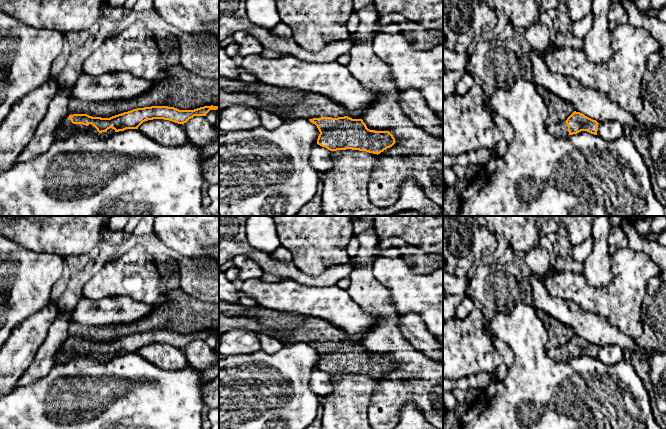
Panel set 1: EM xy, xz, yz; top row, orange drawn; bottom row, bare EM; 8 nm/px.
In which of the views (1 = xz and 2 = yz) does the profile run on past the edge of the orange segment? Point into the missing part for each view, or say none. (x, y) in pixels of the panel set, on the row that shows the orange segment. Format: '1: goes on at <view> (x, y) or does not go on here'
1: goes on at xz (284, 103)
2: goes on at yz (560, 130)

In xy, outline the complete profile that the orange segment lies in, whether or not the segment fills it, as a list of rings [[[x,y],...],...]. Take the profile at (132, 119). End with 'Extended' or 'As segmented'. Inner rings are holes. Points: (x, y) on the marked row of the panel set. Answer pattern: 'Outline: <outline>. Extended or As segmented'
Outline: [[[151,106],[144,108],[133,109],[128,112],[124,112],[110,118],[92,117],[87,114],[73,114],[69,115],[67,119],[64,119],[60,126],[54,133],[55,140],[64,140],[73,134],[93,134],[99,137],[106,138],[116,132],[124,131],[126,129],[138,129],[138,127],[145,121],[153,119],[169,120],[178,124],[184,124],[194,116],[206,116],[210,110],[217,110],[219,106],[204,106],[194,110],[179,110],[174,107],[168,106]]]. Extended

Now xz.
Outline: [[[219,76],[219,89],[224,89],[229,93],[259,94],[261,99],[270,106],[269,111],[282,118],[284,122],[309,120],[317,126],[320,132],[317,144],[330,151],[352,149],[378,155],[395,144],[395,138],[389,131],[368,129],[362,119],[348,117],[342,106],[318,94],[306,93],[297,89],[274,87],[260,82],[244,84],[240,80],[230,80],[221,76]]]. Extended

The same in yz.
Outline: [[[574,111],[566,121],[547,126],[547,131],[559,138],[567,138],[569,135],[587,131],[597,135],[598,122],[580,112]]]. Extended

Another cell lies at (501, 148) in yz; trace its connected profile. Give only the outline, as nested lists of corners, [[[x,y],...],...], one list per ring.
[[[502,138],[497,144],[496,144],[496,147],[494,149],[494,155],[495,157],[501,157],[503,155],[505,155],[505,153],[507,152],[508,150],[508,142]]]

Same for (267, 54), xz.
[[[263,49],[262,53],[260,56],[265,59],[273,59],[273,58],[280,58],[284,57],[286,55],[290,55],[291,53],[286,53],[286,52],[278,52],[278,51],[273,51],[273,50],[268,50],[268,49]]]

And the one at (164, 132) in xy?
[[[153,119],[143,122],[138,130],[152,141],[162,146],[181,146],[189,141],[184,127],[164,119]]]

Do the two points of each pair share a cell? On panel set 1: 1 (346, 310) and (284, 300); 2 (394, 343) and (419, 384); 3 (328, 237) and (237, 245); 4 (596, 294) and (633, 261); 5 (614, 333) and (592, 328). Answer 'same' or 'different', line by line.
1: same
2: same
3: different
4: same
5: same

